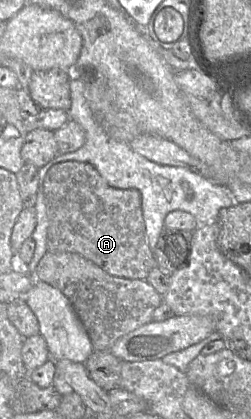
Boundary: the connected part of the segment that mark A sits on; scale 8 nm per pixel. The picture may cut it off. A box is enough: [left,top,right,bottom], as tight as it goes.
[43,161,156,280]

